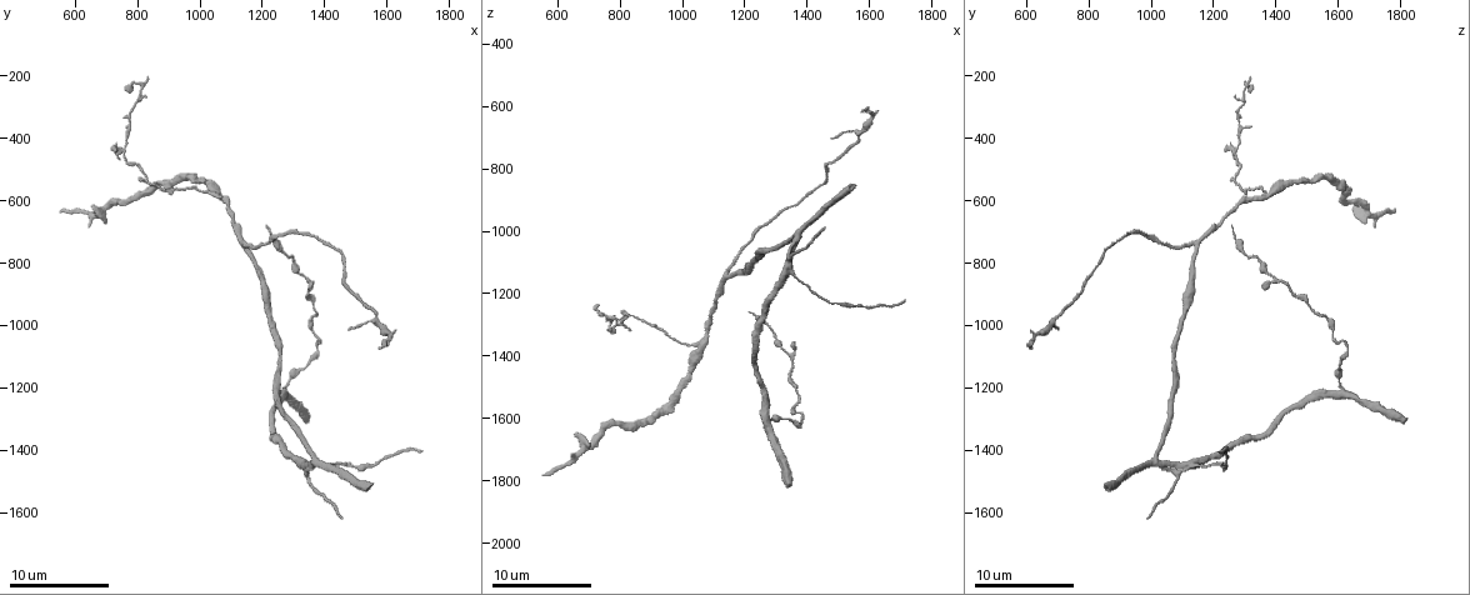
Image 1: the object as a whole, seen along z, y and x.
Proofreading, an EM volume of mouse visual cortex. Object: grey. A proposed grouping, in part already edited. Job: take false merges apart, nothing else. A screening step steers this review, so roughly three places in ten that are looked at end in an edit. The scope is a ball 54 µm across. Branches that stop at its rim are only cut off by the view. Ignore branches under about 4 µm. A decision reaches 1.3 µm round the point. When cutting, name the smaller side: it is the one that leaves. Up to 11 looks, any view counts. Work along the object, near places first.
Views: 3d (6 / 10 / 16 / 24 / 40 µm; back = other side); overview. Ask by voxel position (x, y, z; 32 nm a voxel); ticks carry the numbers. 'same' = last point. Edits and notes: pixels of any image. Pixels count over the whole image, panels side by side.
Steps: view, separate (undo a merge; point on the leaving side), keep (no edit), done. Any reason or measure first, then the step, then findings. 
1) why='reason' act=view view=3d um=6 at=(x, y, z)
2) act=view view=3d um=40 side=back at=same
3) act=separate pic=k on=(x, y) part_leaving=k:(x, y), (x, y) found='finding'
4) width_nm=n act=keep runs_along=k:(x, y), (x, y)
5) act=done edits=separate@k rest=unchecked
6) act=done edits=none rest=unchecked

why='branch point' act=view view=3d um=10 at=(1040, 580, 1370)

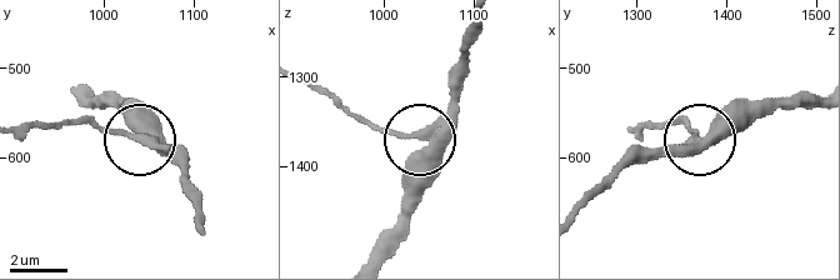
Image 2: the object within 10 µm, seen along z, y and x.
why='other side' act=view view=3d um=10 side=back at=(1045, 575, 1370)

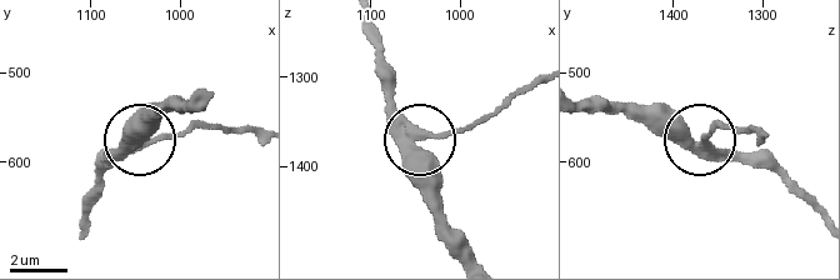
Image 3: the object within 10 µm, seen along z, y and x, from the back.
arms=3 act=keep runs_along=3:(365, 26), (396, 113), (415, 134), (444, 134), (484, 120) found='continuous, no second cell'

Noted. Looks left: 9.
why='side arm on a straight run' act=view view=3d um=10 at=(1150, 730, 1120)

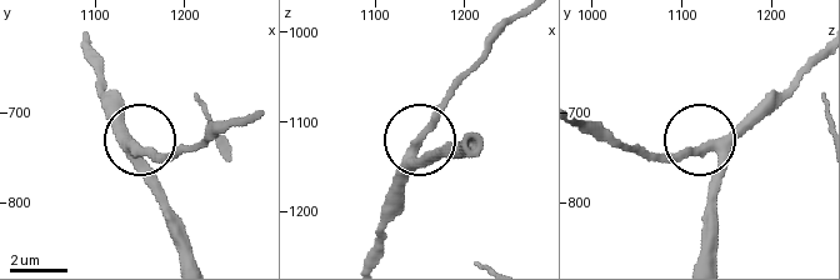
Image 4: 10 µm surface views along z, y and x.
side_arm_um=30 arms=3 act=keep found='continuous, no second cell'

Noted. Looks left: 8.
why='arms run side by side' act=view view=3d um=16 at=(1300, 800, 1350)

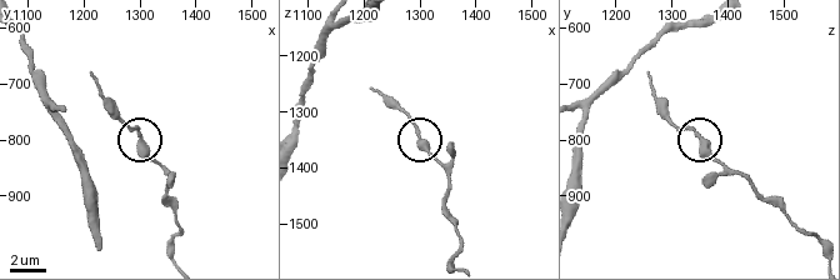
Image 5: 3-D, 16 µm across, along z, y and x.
act=keep runs_along=5:(454, 259), (459, 233), (445, 201), (448, 174), (393, 100) found='all the same cell'

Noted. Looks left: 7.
why='thick turns thin' act=view view=3d um=10 at=(1340, 710, 920)

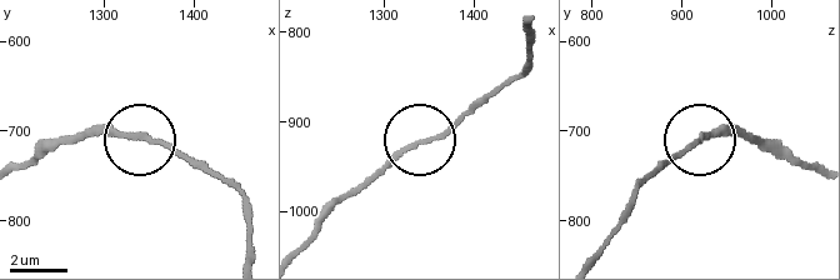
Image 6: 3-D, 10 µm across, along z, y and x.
act=view view=3d um=10 side=back at=(1330, 705, 930)

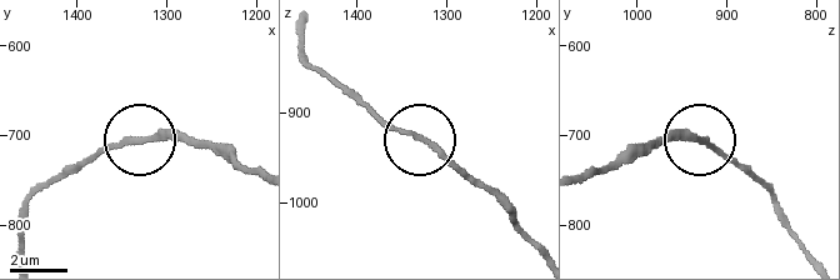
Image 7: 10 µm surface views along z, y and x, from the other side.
act=keep runs_along=7:(254, 174), (211, 148), (175, 139), (125, 139), (78, 160) found='one cell here'

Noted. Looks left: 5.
act=view view=3d um=6 at=(1340, 1480, 1090)

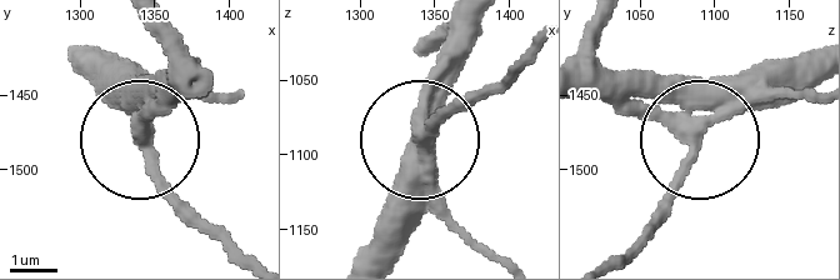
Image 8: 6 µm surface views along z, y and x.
side_arm_um=6 act=keep runs_along=8:(603, 20), (599, 56), (699, 139), (635, 243) found='continuous, no second cell'

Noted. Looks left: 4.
act=done edits=none rest=unchecked

